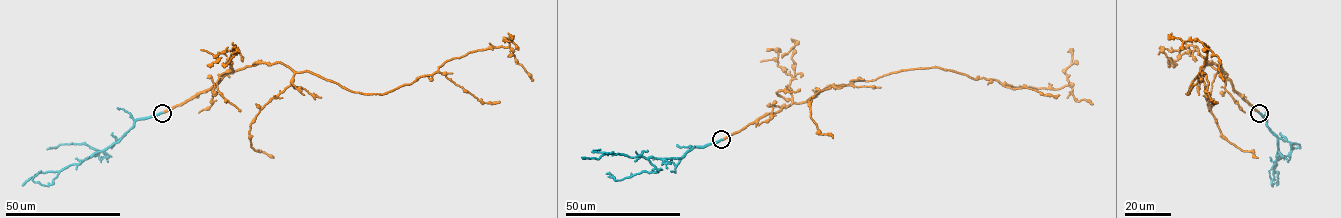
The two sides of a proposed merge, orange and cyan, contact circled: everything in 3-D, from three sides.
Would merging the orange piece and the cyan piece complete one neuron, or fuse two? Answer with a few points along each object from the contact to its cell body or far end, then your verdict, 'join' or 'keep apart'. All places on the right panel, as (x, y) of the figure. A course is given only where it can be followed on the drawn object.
orange runs (1259, 112), (1213, 63), (1204, 62), (1187, 94), (1198, 81), (1209, 47), (1204, 47), (1218, 58), (1224, 81); cyan runs (1259, 112), (1277, 137), (1278, 158), (1272, 186), (1269, 170); keep apart

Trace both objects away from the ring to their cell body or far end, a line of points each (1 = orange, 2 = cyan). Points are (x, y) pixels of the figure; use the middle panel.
1: (721, 139), (830, 86), (909, 69), (939, 67), (1013, 87), (1069, 85), (1074, 99), (1092, 104)
2: (721, 139), (693, 147), (681, 158), (645, 158), (592, 151), (600, 150)

